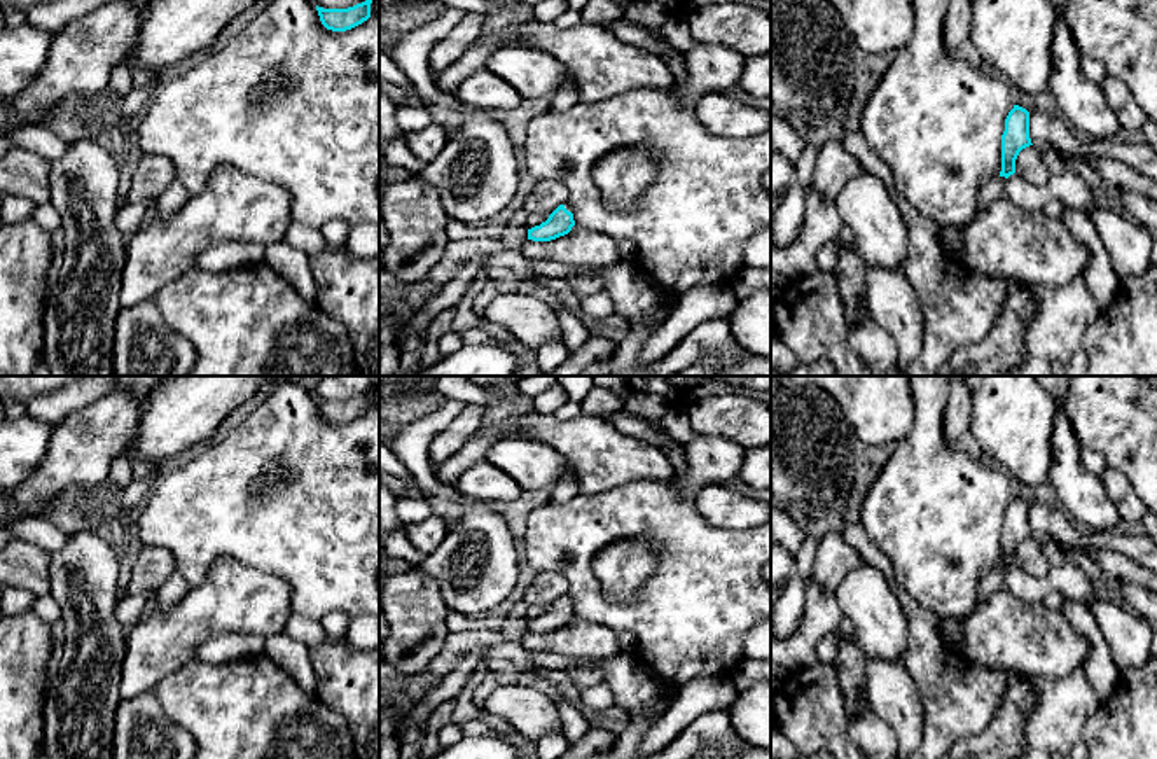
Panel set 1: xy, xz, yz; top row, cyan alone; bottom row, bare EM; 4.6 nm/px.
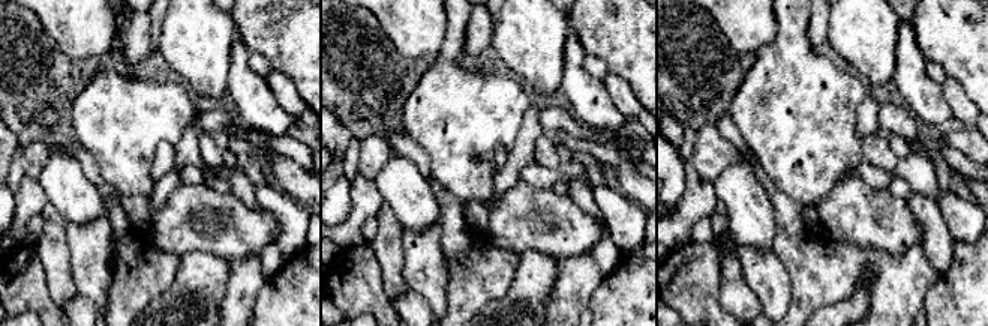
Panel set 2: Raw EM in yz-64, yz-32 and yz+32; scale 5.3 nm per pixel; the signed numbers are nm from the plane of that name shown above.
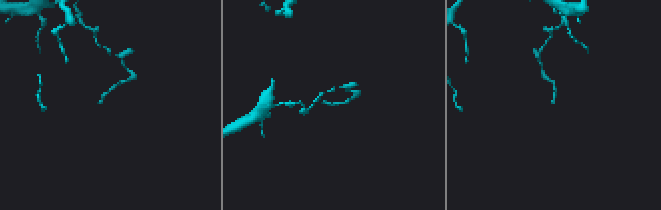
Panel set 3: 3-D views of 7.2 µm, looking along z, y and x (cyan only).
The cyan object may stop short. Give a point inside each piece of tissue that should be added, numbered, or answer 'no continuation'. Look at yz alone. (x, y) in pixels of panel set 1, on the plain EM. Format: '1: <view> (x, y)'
1: yz (995, 577)

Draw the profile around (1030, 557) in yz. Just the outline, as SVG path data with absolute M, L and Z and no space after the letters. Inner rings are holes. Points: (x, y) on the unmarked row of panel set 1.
M1029 537L1015 551L1015 565L1033 577L1045 577L1052 568L1043 554L1042 544L1043 540Z

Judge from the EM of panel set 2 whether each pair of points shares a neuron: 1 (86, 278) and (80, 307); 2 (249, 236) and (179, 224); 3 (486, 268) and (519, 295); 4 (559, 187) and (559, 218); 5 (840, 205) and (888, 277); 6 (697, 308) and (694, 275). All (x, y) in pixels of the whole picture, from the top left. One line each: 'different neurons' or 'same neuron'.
1: different neurons
2: same neuron
3: different neurons
4: different neurons
5: different neurons
6: same neuron

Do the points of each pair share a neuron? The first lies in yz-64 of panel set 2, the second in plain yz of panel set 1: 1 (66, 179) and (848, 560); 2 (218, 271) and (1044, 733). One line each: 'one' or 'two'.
1: two
2: two

